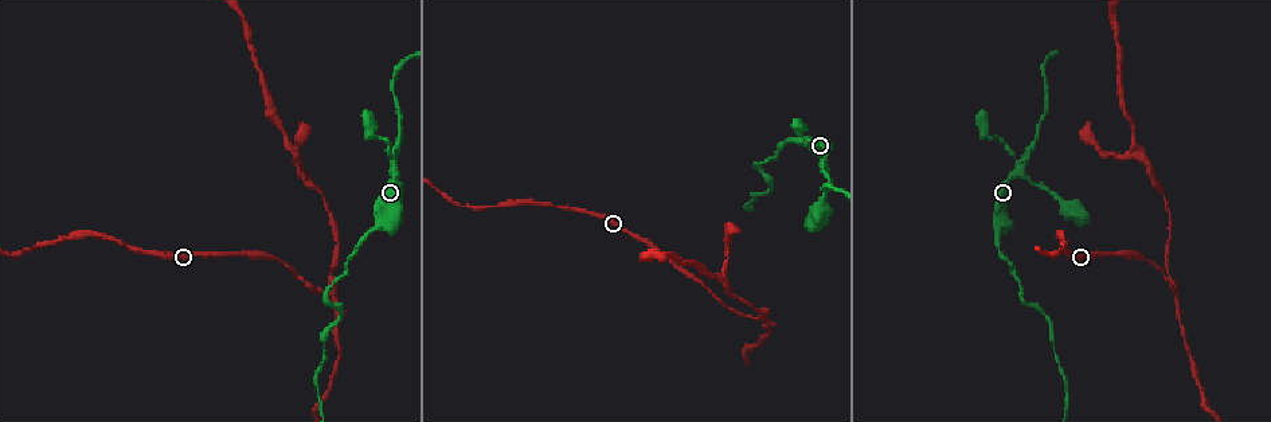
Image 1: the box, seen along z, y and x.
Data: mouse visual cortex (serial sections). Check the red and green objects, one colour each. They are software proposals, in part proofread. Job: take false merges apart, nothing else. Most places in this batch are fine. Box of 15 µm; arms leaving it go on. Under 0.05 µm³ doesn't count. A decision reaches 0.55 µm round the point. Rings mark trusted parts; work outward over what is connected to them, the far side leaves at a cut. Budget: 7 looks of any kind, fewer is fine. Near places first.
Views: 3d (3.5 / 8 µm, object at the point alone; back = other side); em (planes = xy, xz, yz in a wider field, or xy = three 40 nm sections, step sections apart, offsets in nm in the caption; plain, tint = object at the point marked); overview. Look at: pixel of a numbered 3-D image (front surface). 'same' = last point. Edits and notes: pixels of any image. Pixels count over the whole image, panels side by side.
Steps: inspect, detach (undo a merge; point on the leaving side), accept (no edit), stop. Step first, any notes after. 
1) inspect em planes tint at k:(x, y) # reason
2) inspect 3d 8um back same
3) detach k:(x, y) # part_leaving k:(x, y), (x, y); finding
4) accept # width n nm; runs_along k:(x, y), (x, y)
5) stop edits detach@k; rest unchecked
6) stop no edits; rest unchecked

inspect 3d 3.5um at 1:(379, 140) # thick turns thin

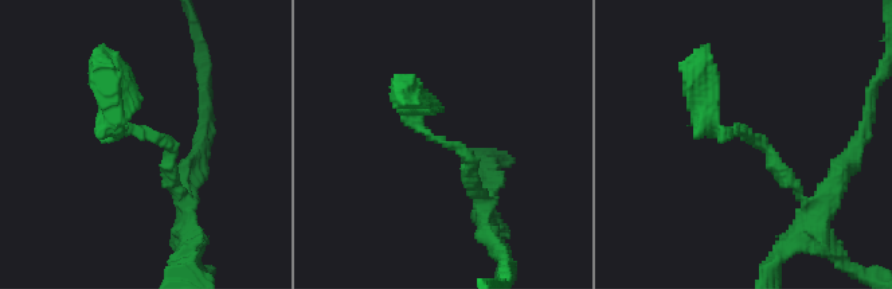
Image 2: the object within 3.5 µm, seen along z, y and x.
inspect em xy step 2 tint at 2:(438, 141) # arm_widths 150, 300 nm

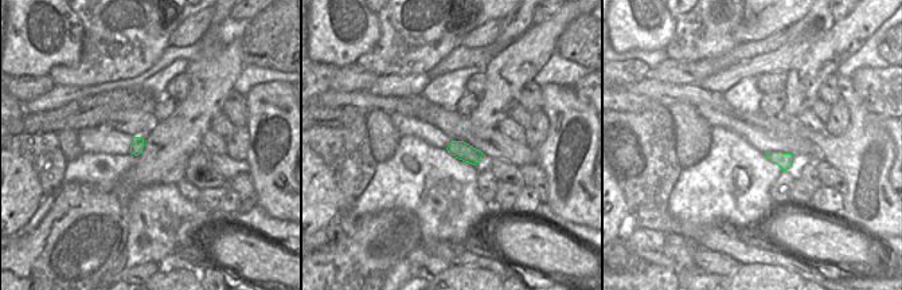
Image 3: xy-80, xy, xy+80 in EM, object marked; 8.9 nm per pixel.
accept # runs_along 2:(794, 183), (739, 125), (708, 125), (701, 88); one cell here

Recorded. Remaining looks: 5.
inspect 3d 3.5um at 1:(1057, 196)

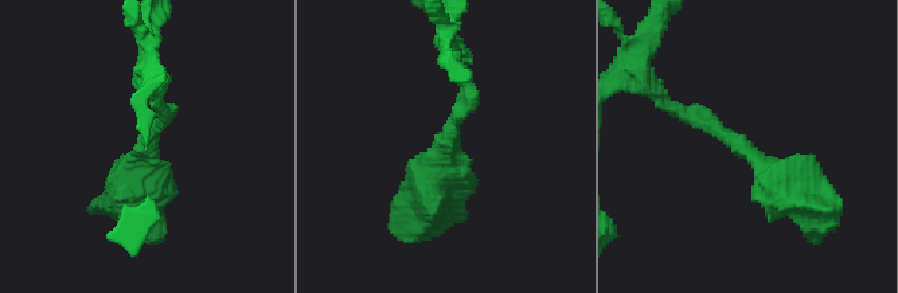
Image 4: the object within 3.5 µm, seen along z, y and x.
inspect em planes tint at 4:(445, 152) # arm_widths 150, 500 nm

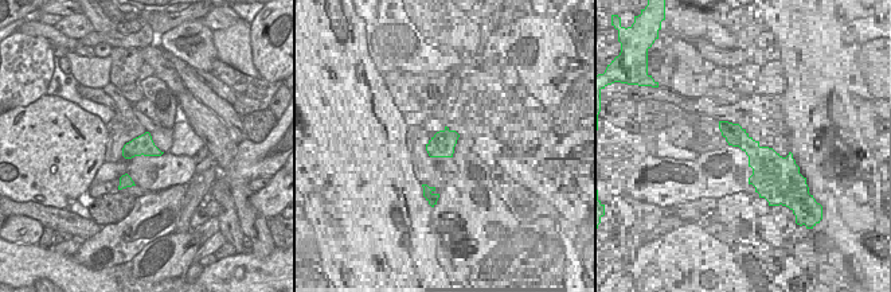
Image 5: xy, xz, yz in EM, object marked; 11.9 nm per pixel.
accept # all the same cell

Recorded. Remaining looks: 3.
inspect 3d 3.5um at 1:(802, 139)

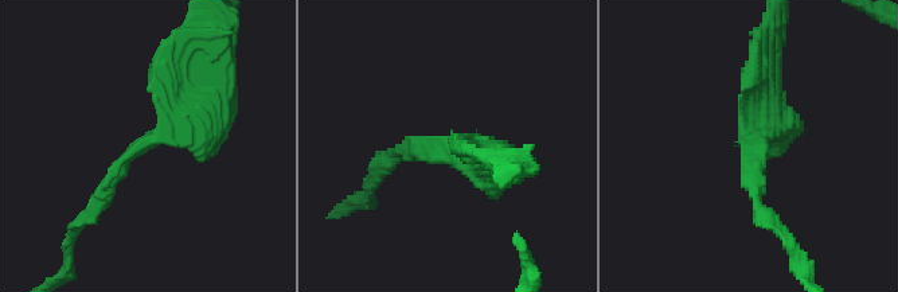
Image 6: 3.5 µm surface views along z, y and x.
inspect em xy step 5 tint at 6:(148, 139) # arm_widths 200, 400 nm; shape alone is not enough

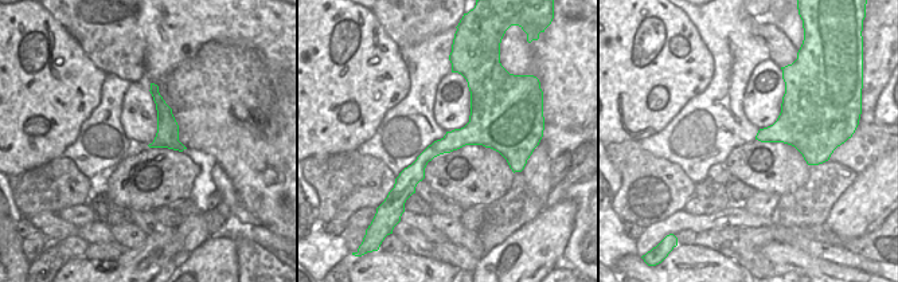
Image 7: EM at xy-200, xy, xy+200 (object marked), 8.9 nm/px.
accept # runs_along 6:(211, 90), (186, 127), (136, 148), (90, 210); all the same cell

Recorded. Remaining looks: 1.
stop no edits; rest unchecked

